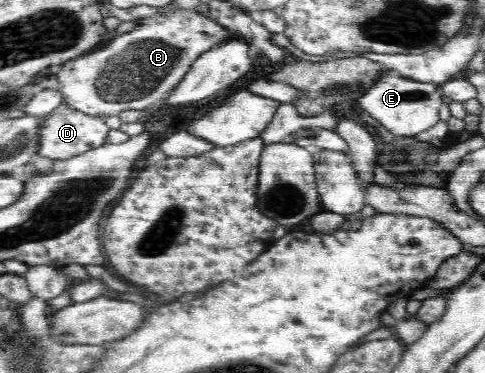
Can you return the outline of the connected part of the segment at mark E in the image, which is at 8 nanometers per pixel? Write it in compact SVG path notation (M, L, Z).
M387 70L357 100L357 113L365 112L367 117L371 116L395 136L414 137L439 122L439 109L444 101L446 99L440 90L440 85L417 82L395 71Z

